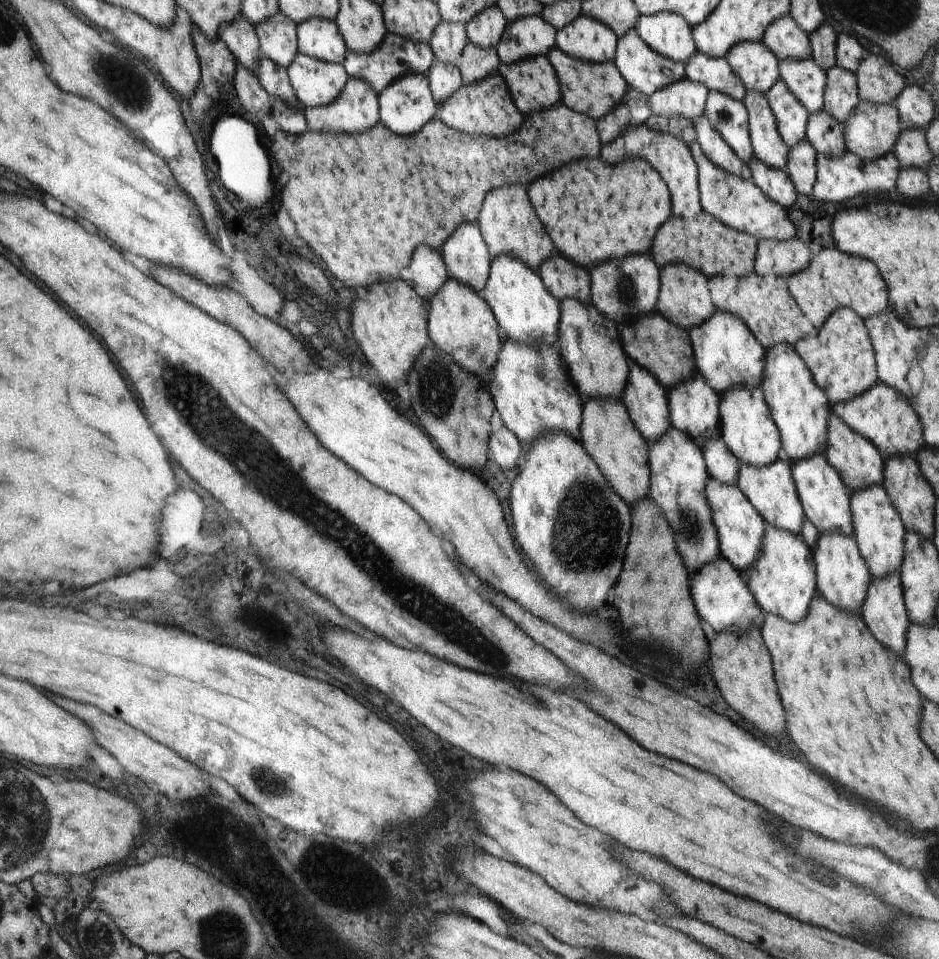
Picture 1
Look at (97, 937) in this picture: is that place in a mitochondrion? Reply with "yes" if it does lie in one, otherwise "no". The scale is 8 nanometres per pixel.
yes

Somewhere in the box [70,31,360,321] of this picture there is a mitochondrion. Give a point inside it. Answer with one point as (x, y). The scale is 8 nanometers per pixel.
(128, 81)

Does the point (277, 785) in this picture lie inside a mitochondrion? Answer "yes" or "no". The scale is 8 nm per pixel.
yes

